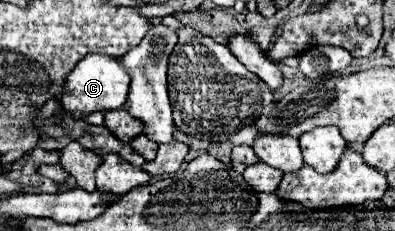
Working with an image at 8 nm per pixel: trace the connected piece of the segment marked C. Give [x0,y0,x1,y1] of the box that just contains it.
[61,54,131,118]

